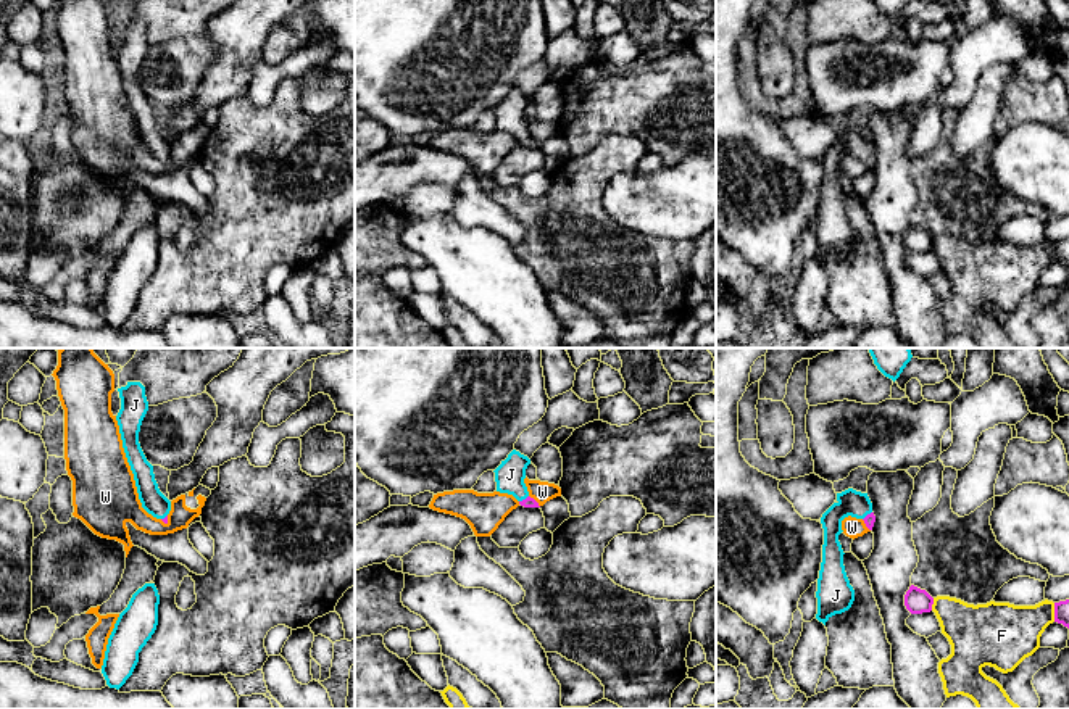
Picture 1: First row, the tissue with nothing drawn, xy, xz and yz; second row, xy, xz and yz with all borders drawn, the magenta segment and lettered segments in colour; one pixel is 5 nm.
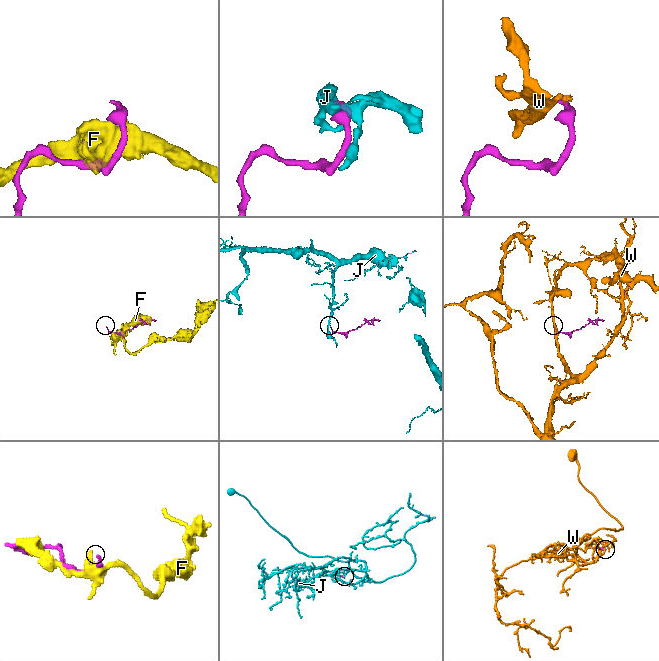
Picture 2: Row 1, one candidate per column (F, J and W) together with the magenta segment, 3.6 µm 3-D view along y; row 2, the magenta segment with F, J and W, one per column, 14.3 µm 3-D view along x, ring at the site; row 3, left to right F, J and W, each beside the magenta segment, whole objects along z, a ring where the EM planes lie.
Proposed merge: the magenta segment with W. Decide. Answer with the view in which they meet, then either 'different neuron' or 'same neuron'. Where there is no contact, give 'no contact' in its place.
contact in xy; different neuron

